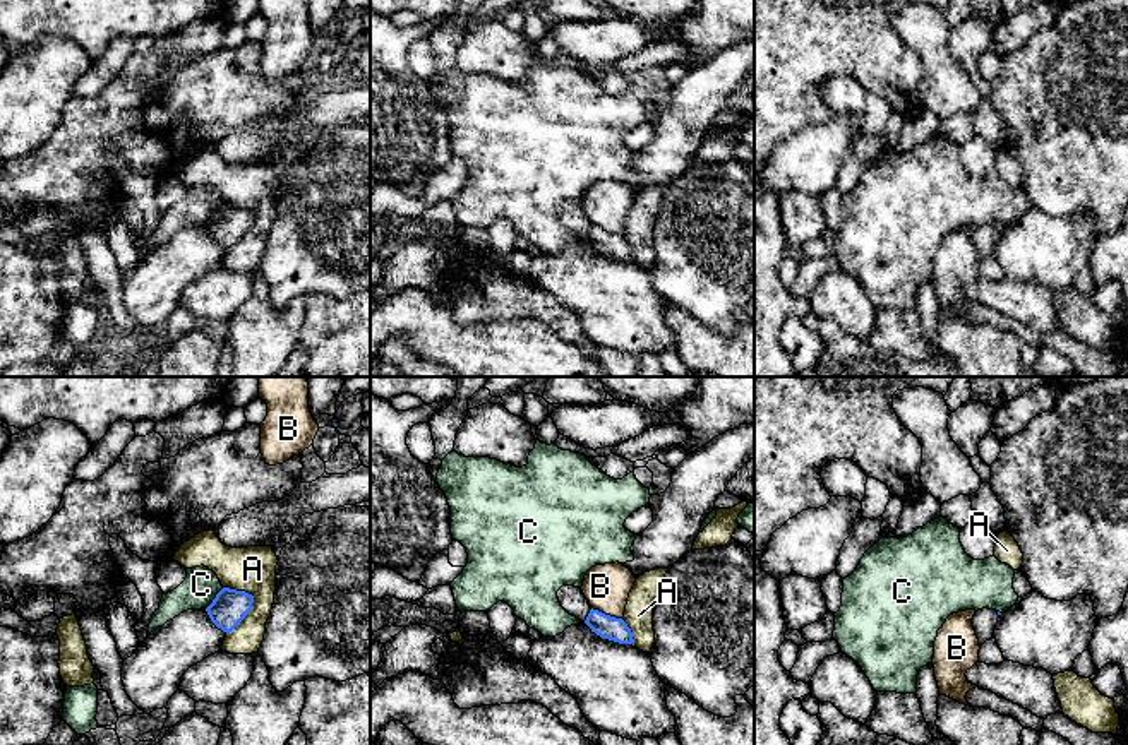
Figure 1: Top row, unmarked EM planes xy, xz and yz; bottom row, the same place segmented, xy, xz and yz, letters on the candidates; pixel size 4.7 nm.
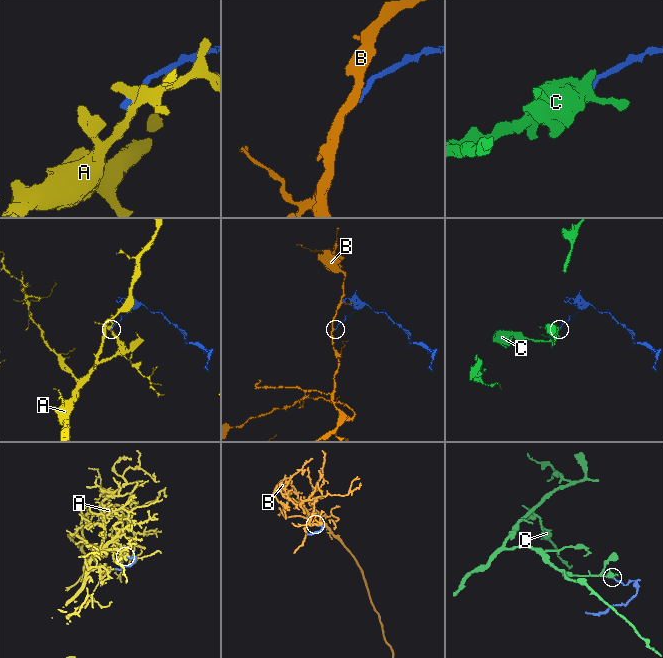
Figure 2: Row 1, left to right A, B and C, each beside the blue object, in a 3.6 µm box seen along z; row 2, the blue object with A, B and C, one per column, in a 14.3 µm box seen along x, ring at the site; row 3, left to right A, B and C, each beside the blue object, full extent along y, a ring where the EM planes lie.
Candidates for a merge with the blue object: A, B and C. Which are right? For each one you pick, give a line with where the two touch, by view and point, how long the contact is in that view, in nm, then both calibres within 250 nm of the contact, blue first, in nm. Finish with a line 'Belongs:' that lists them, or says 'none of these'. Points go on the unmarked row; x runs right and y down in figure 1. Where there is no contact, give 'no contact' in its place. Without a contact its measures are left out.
Belongs: none of these

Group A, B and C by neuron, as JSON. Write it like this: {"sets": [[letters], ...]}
{"sets": [["A"], ["B"], ["C"]]}

